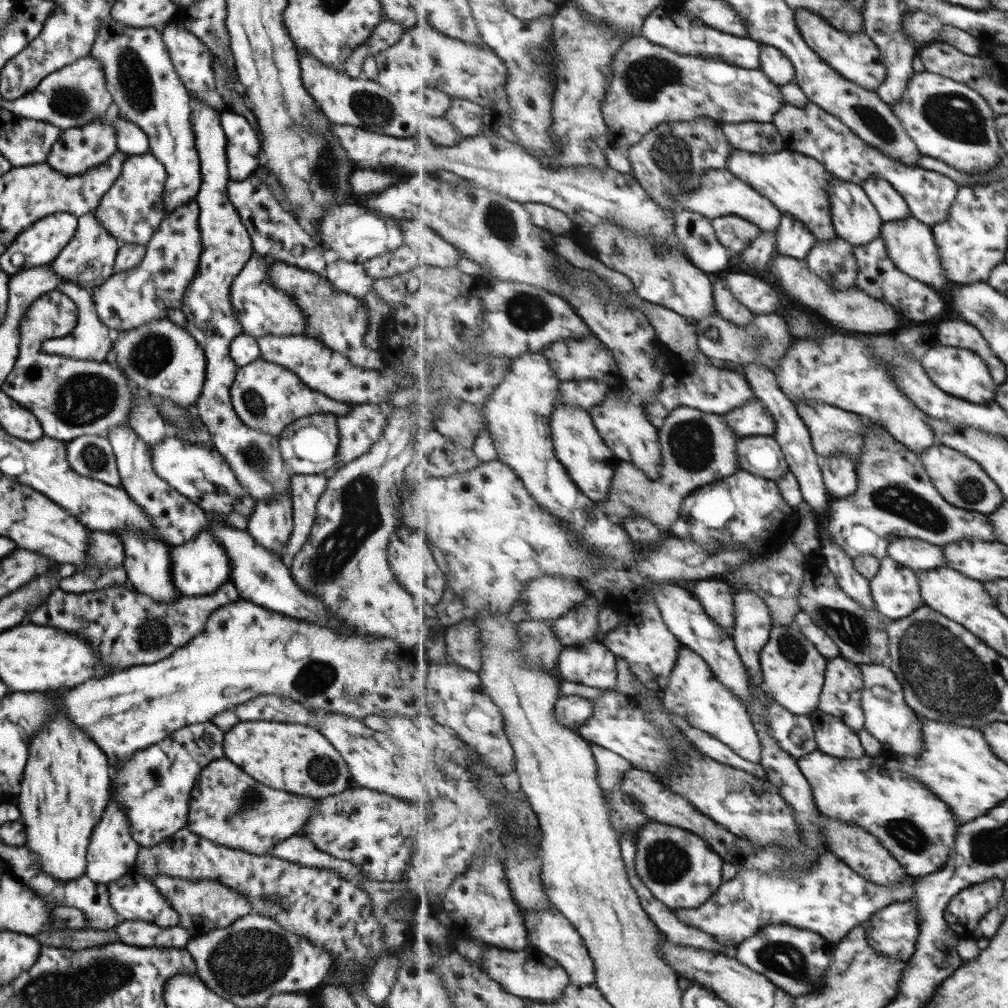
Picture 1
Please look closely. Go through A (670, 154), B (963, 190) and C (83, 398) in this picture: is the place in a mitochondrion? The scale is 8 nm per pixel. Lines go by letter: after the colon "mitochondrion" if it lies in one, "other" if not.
A: mitochondrion
B: other
C: mitochondrion

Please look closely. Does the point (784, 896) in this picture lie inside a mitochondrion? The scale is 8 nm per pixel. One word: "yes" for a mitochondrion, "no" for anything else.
no

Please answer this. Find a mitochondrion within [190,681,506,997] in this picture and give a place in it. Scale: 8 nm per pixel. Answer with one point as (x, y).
(251, 796)

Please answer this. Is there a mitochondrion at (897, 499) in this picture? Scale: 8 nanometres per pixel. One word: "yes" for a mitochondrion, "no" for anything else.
yes

